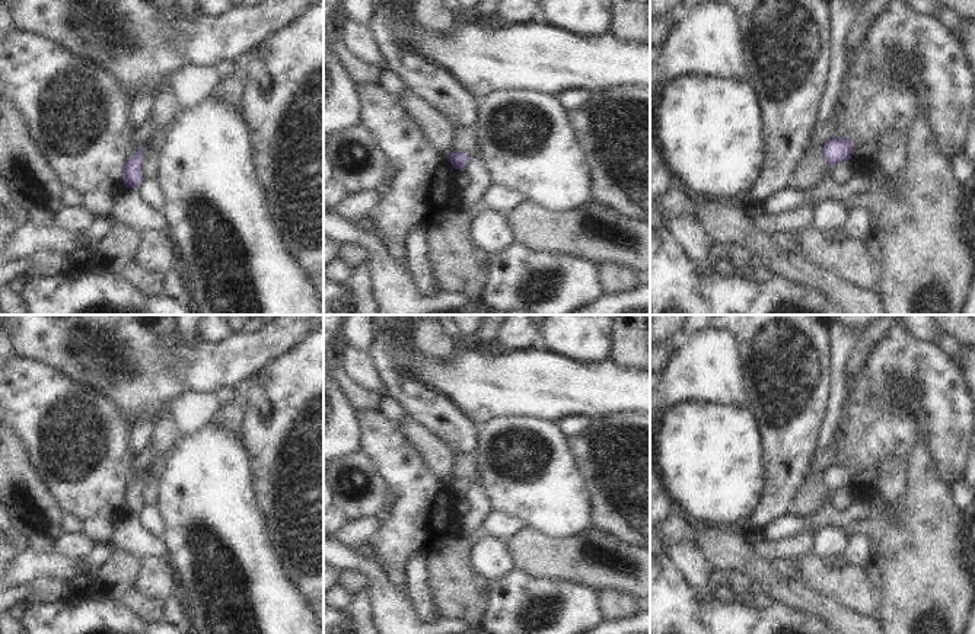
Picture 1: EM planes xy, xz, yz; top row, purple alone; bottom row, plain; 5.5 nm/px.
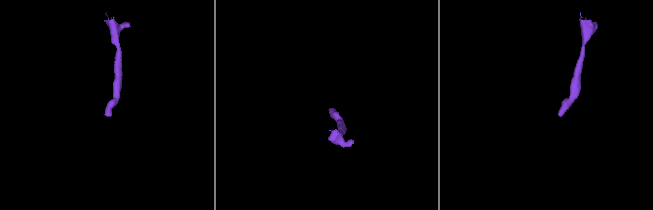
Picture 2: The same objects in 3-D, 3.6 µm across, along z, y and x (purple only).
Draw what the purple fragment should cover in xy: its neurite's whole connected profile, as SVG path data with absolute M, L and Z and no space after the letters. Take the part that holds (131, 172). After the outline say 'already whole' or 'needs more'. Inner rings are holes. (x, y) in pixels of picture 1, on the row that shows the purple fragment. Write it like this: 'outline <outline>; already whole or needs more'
outline M146 144L140 147L136 156L128 157L125 160L125 165L122 168L122 181L124 181L125 188L137 188L143 182L140 163L141 163L144 150L146 150Z; already whole

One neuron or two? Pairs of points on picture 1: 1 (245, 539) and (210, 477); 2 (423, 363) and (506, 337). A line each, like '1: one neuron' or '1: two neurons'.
1: one neuron
2: two neurons

